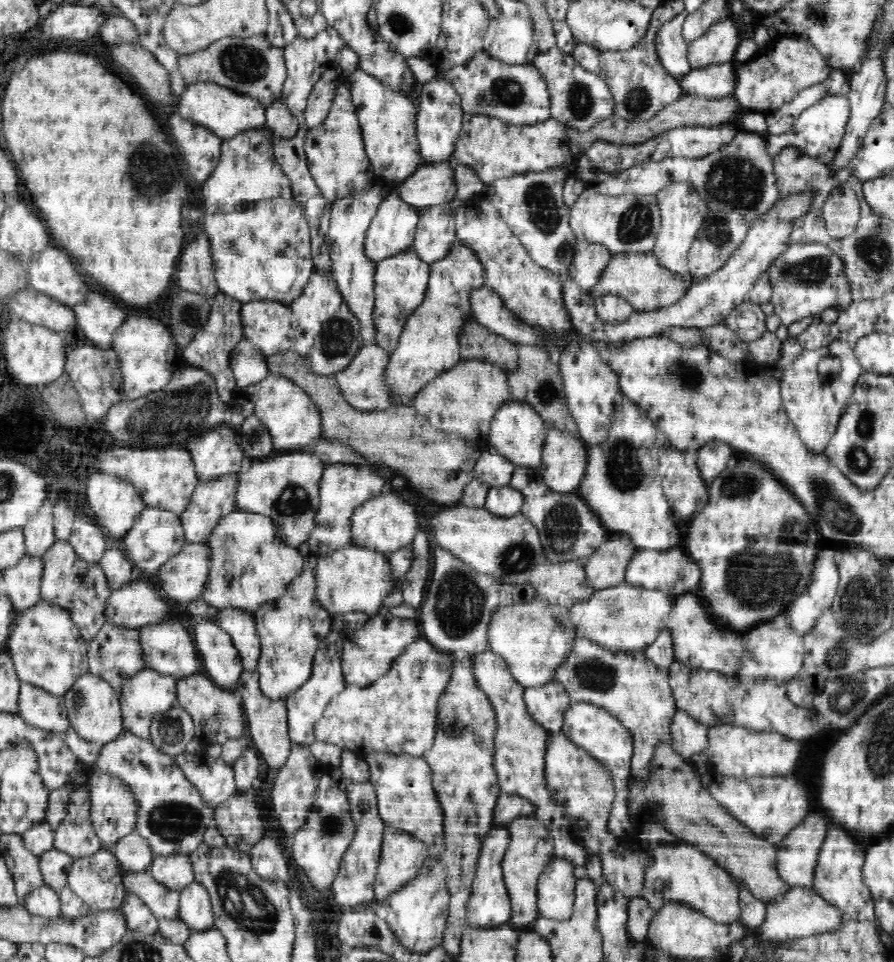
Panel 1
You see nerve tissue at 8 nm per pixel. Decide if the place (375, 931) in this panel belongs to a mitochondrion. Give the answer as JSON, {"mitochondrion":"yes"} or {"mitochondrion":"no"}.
{"mitochondrion":"yes"}

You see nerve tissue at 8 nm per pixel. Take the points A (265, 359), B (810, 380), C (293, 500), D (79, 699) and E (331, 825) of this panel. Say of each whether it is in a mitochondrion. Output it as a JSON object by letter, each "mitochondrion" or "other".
{"A":"other","B":"other","C":"mitochondrion","D":"mitochondrion","E":"mitochondrion"}

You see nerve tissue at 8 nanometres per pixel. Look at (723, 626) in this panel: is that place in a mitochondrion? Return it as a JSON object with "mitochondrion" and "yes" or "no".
{"mitochondrion":"no"}

